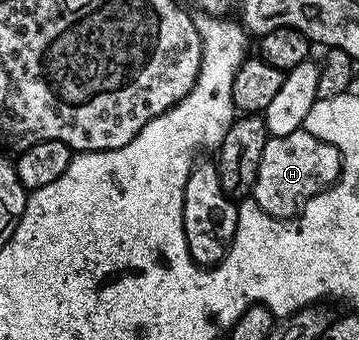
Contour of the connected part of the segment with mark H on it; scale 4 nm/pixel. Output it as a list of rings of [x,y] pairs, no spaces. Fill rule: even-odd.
[[[300,128],[292,135],[267,136],[264,155],[260,155],[260,171],[256,171],[256,183],[252,201],[263,209],[270,219],[289,219],[299,212],[309,197],[330,188],[342,176],[342,157],[330,142],[316,139],[316,135]]]

